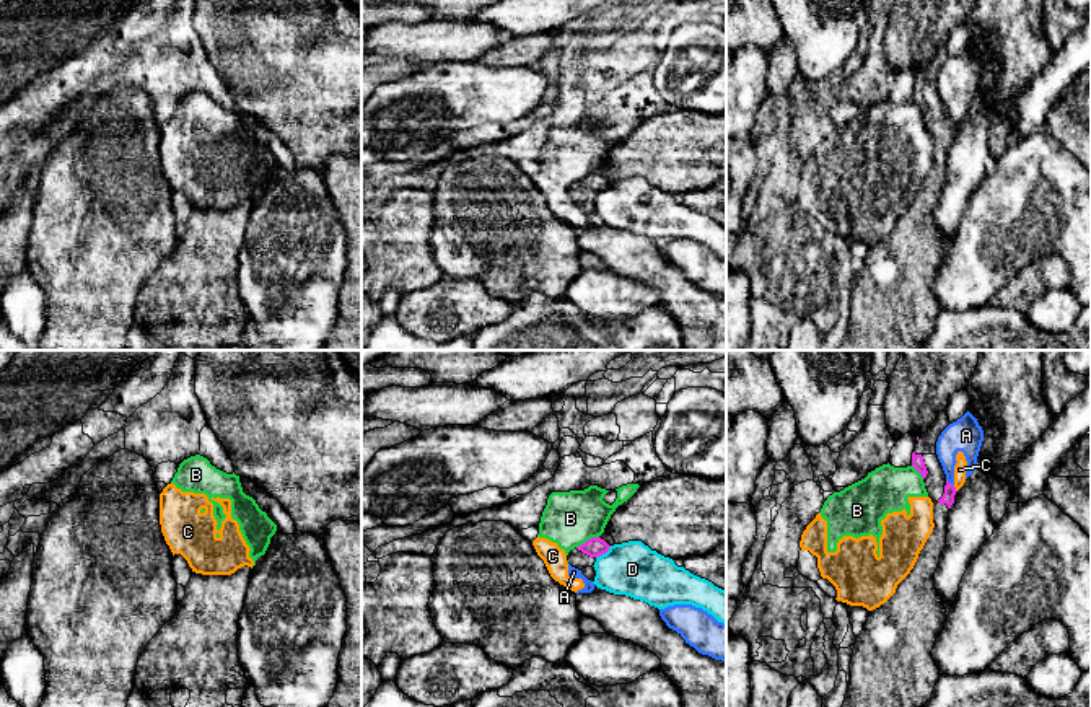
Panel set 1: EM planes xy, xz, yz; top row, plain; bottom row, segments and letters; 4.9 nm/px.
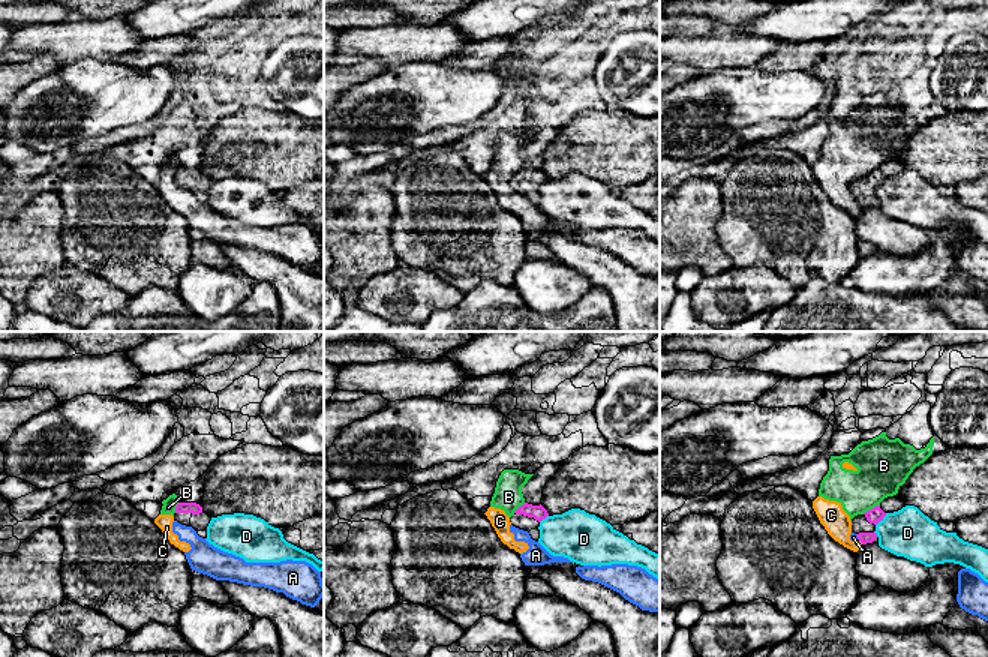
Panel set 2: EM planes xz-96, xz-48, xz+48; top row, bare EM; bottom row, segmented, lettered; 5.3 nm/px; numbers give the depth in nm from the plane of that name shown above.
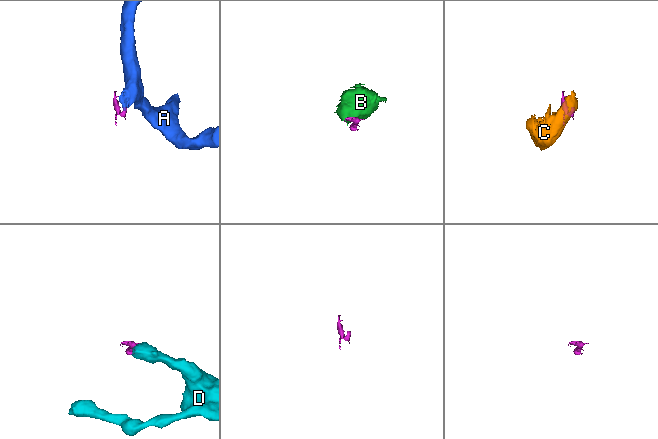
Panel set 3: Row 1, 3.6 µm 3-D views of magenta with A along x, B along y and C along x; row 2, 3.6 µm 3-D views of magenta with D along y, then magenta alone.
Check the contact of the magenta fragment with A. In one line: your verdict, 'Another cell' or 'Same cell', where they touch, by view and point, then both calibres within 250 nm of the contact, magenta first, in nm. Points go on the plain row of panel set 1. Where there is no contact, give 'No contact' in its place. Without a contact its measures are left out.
Another cell. Touches magenta at yz (948, 118). Thickness 60 nm (magenta) against 170 nm

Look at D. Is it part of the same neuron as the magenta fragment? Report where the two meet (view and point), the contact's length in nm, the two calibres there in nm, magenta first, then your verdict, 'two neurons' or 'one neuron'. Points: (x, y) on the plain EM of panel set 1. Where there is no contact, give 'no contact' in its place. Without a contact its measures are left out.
xz (603, 188) | 100 nm | 90/260 nm | two neurons

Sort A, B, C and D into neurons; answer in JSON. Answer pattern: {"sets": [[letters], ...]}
{"sets": [["A", "B", "C"], ["D"]]}

